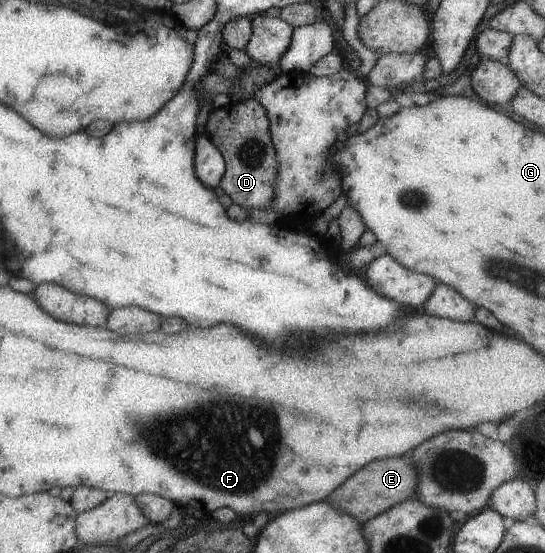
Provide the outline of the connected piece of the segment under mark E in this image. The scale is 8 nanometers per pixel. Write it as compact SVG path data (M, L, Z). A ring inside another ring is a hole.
M405 454L365 464L335 487L323 500L328 501L337 511L352 516L358 523L363 524L402 500L414 496L415 487L416 471L410 464L409 454Z

